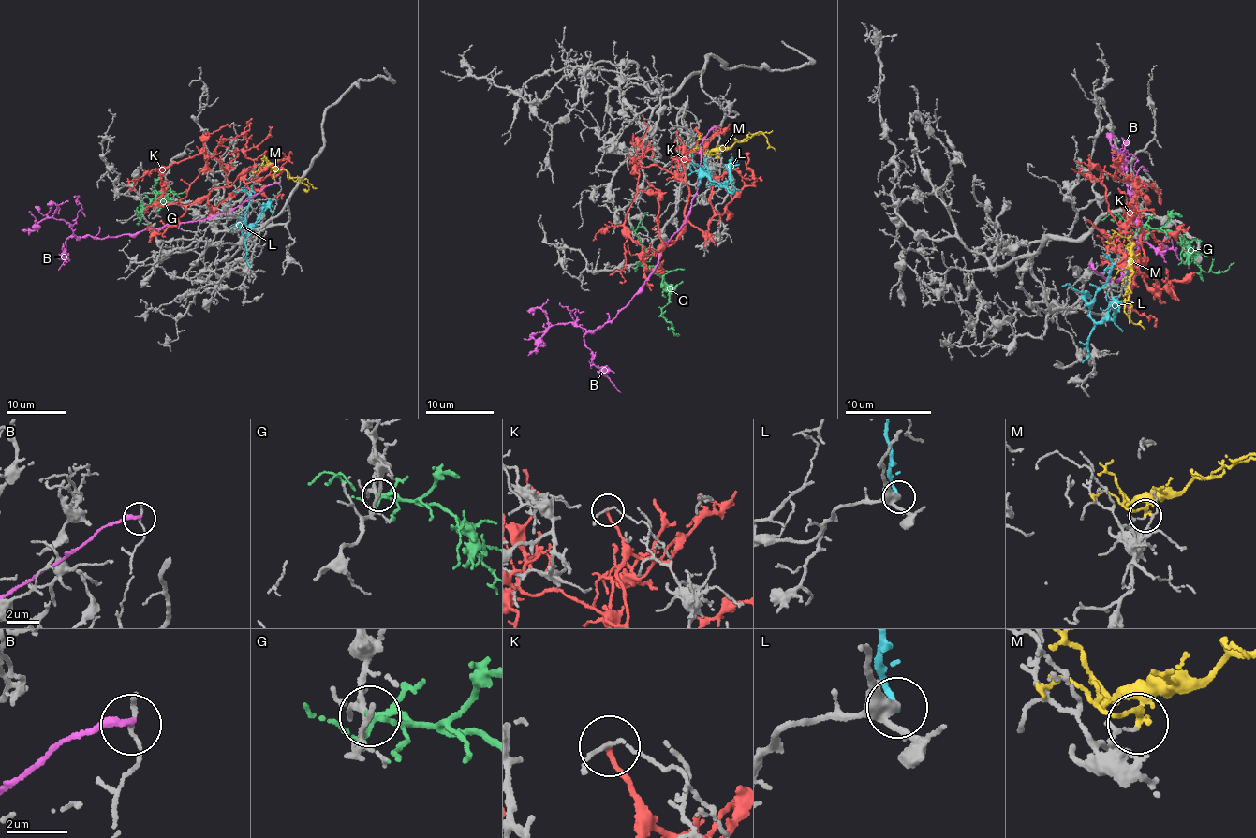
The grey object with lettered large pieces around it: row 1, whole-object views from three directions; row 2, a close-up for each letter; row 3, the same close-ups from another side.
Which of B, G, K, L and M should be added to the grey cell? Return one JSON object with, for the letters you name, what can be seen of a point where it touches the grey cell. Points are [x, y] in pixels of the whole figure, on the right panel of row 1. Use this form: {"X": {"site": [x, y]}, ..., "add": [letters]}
{"add": []}

